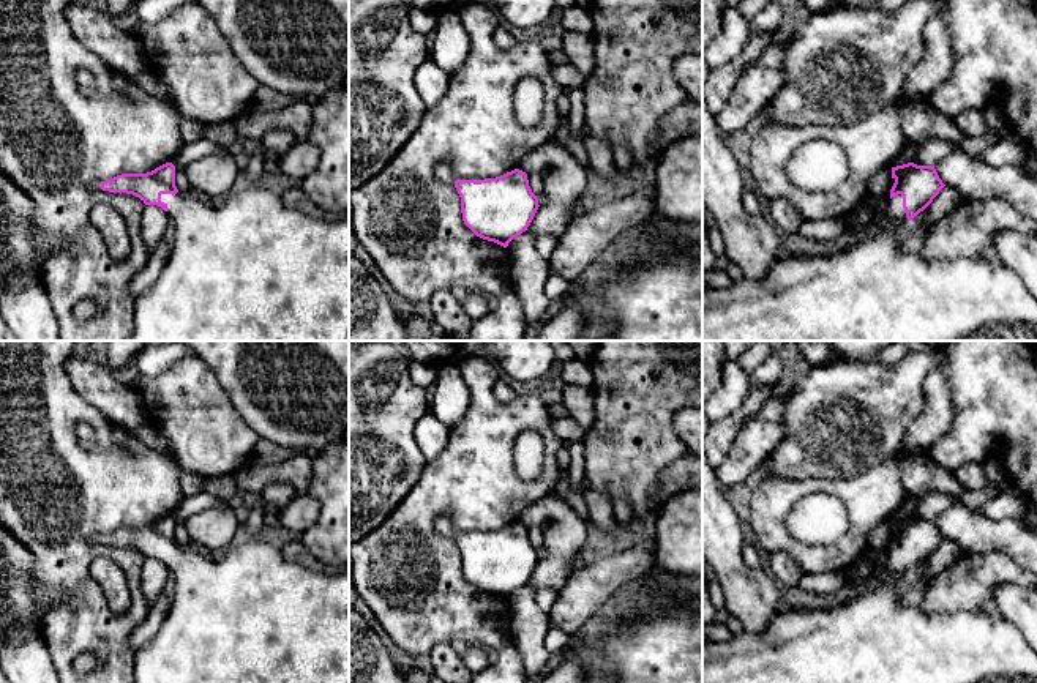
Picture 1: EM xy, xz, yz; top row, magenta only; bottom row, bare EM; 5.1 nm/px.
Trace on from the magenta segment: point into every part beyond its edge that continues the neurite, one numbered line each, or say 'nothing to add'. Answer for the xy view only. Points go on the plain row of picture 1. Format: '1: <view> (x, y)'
1: xy (248, 615)

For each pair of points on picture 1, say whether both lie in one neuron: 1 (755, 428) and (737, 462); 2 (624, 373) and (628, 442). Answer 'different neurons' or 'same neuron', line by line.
1: same neuron
2: same neuron

